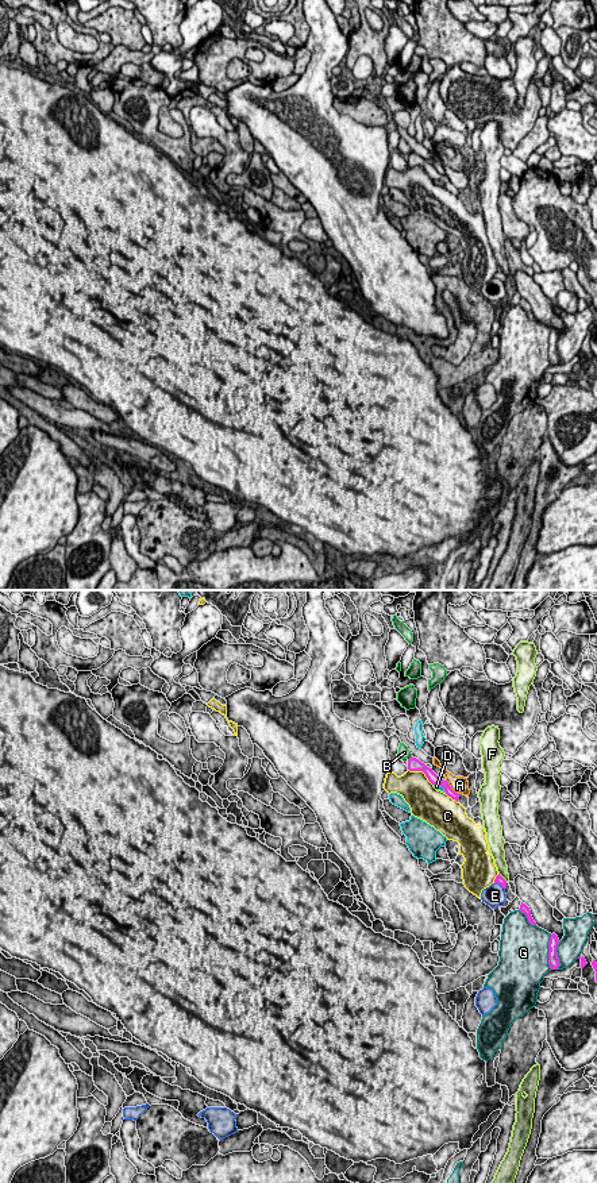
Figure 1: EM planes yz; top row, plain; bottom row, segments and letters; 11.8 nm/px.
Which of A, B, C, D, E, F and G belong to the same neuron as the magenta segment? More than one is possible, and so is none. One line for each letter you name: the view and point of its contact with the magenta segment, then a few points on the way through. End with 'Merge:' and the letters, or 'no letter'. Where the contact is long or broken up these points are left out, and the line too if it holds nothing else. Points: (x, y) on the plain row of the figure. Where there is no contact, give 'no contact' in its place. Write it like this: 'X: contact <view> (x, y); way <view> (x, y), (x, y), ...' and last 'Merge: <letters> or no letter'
Merge: no letter

